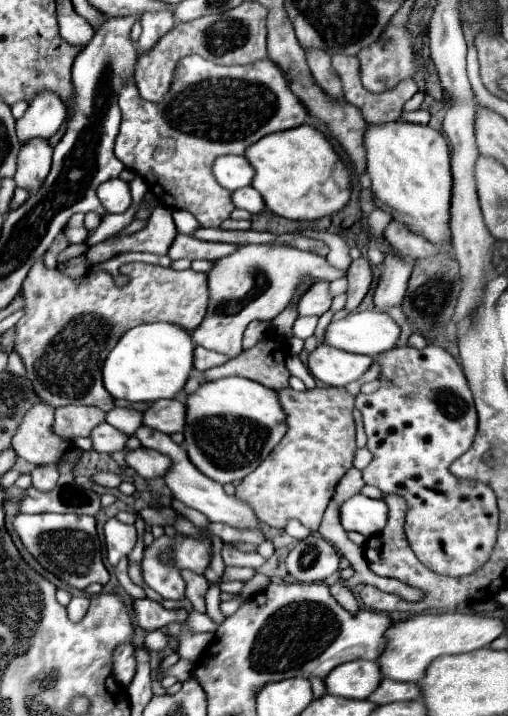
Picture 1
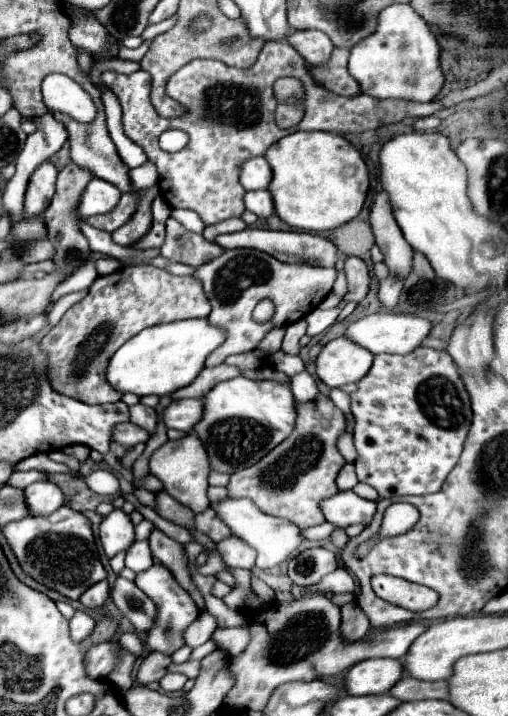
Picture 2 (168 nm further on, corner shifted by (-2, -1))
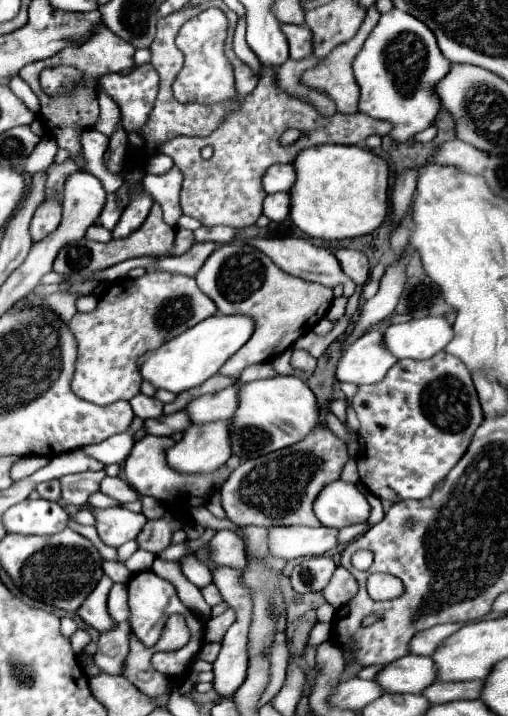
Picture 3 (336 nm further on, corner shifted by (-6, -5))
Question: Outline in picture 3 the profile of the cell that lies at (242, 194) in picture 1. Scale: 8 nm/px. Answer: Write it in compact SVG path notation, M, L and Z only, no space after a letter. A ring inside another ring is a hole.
M288 192L268 194L264 200L264 214L274 222L286 220L290 214L290 194Z

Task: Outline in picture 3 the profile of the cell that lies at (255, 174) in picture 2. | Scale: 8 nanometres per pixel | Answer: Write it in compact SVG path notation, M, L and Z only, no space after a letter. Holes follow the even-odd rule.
M280 164L268 168L268 174L264 176L264 190L268 194L274 192L288 192L296 182L296 170L292 164Z

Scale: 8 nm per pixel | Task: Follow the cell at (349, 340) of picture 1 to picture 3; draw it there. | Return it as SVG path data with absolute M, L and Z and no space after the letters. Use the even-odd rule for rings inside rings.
M426 316L404 324L388 326L384 332L386 348L398 358L426 360L442 352L454 338L452 324L442 316Z

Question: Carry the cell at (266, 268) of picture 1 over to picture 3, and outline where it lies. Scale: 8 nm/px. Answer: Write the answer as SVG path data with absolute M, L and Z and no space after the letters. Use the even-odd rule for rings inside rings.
M228 242L228 246L222 244L216 248L204 262L202 270L198 270L196 282L216 304L220 314L252 314L252 318L256 318L252 338L220 368L220 374L236 380L244 368L280 356L304 336L306 330L312 332L312 328L326 316L334 298L332 288L304 282L282 272L264 252L246 242Z

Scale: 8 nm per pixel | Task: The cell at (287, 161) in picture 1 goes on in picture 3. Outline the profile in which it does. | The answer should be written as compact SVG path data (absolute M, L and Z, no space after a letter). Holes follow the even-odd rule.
M314 146L296 162L296 186L292 186L292 222L308 236L342 240L372 234L388 216L388 162L360 146Z

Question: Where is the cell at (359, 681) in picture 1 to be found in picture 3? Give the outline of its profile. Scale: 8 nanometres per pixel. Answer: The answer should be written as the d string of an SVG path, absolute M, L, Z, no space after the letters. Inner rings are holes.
M408 654L396 662L390 662L380 674L378 682L384 686L386 692L412 692L420 694L428 684L432 684L438 678L434 660L430 656L416 656Z

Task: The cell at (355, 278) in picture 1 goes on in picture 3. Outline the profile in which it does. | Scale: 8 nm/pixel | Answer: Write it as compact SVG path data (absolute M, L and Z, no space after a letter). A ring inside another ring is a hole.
M340 248L334 252L334 256L340 262L340 268L344 270L346 276L350 276L358 286L366 284L370 266L368 266L368 258L364 252L358 252L352 248Z

